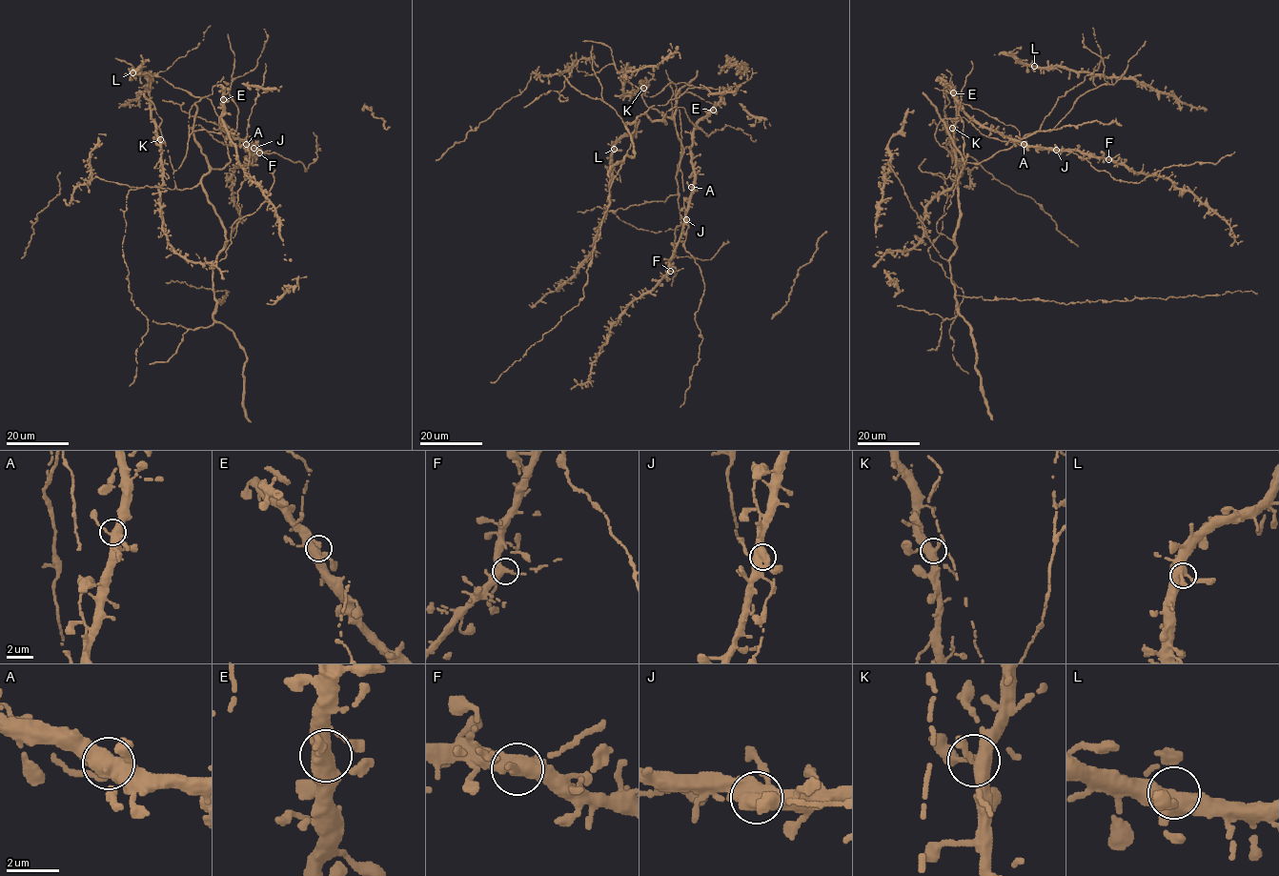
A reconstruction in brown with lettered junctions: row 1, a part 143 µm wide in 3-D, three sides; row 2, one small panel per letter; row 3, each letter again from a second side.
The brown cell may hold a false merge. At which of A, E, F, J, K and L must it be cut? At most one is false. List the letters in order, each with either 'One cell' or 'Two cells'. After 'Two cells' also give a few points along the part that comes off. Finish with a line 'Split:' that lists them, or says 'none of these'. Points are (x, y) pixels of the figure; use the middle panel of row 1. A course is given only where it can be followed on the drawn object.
A: One cell
E: One cell
F: One cell
J: One cell
K: One cell
L: One cell
Split: none of these

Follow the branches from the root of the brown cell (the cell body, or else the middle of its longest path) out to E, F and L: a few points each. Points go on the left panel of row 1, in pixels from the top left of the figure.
E: (202, 185), (210, 170), (231, 161), (228, 145), (246, 143), (223, 132), (219, 121), (223, 99)
F: (202, 185), (202, 176), (210, 170), (222, 169), (231, 161), (228, 145), (255, 145), (254, 152), (259, 152)
L: (202, 185), (210, 170), (231, 161), (224, 140), (231, 129), (206, 97), (192, 95), (158, 76), (132, 72)

